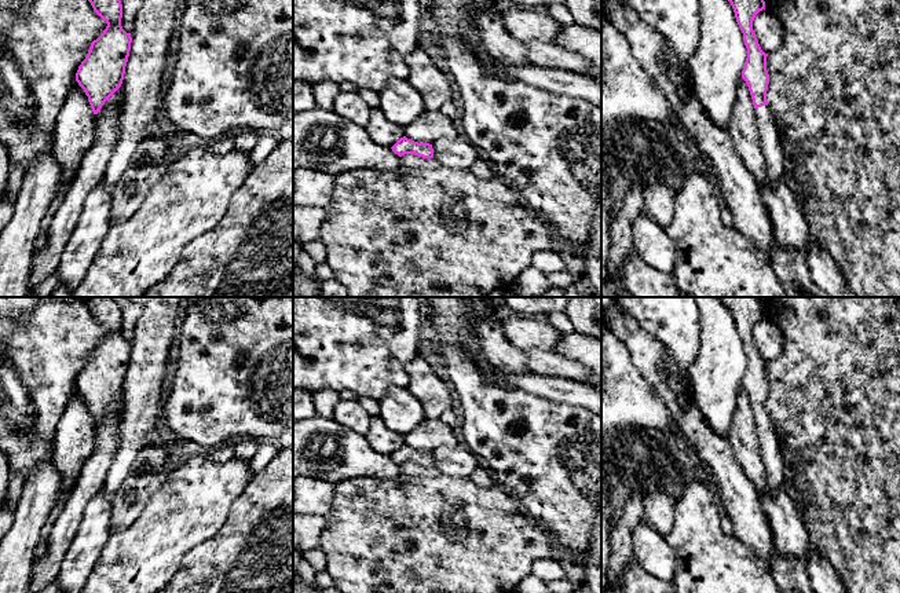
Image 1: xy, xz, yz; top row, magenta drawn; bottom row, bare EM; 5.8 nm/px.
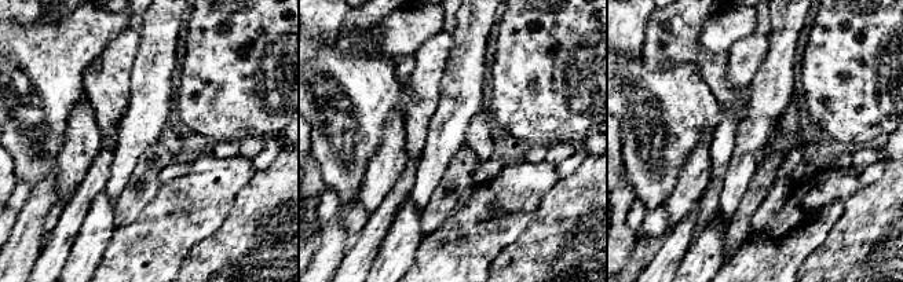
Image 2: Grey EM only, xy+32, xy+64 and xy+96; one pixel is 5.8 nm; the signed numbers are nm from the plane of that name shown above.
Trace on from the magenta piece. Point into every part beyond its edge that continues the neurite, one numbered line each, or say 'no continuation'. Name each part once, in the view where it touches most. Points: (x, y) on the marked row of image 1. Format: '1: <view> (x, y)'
1: yz (771, 145)

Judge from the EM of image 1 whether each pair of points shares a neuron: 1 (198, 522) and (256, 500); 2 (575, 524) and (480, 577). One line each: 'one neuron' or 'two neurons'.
1: two neurons
2: two neurons

